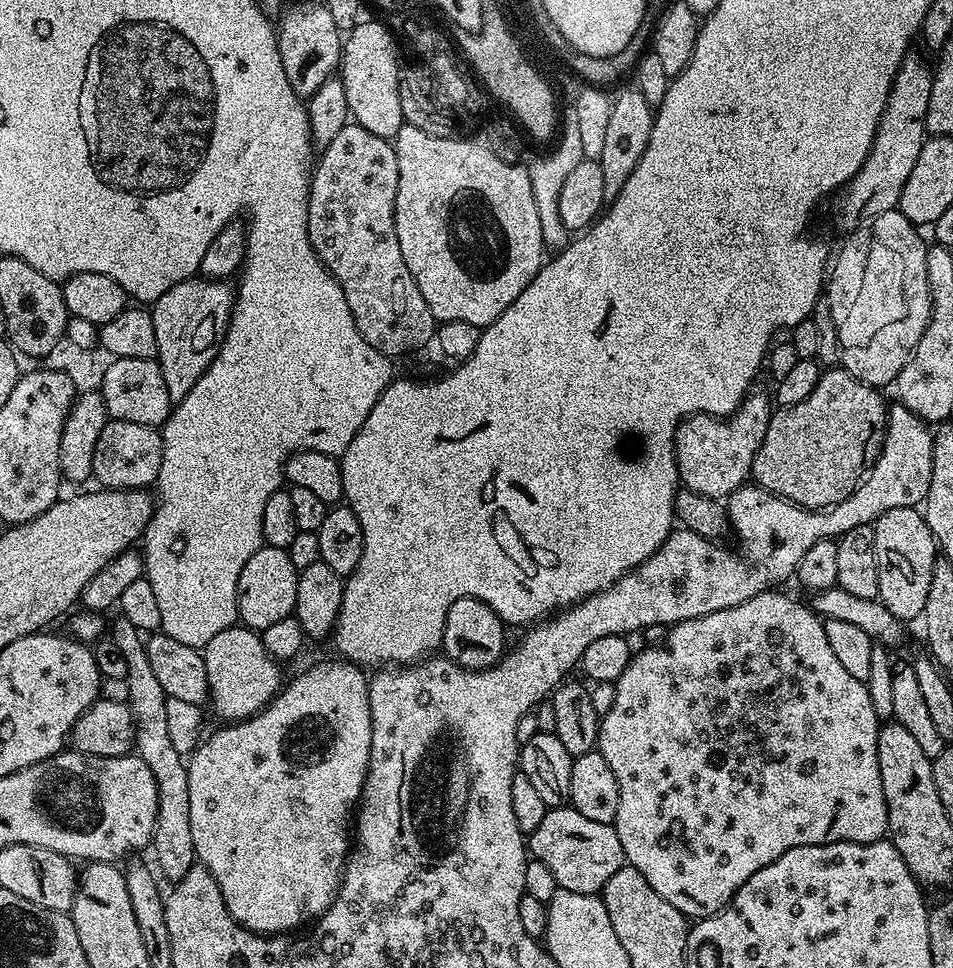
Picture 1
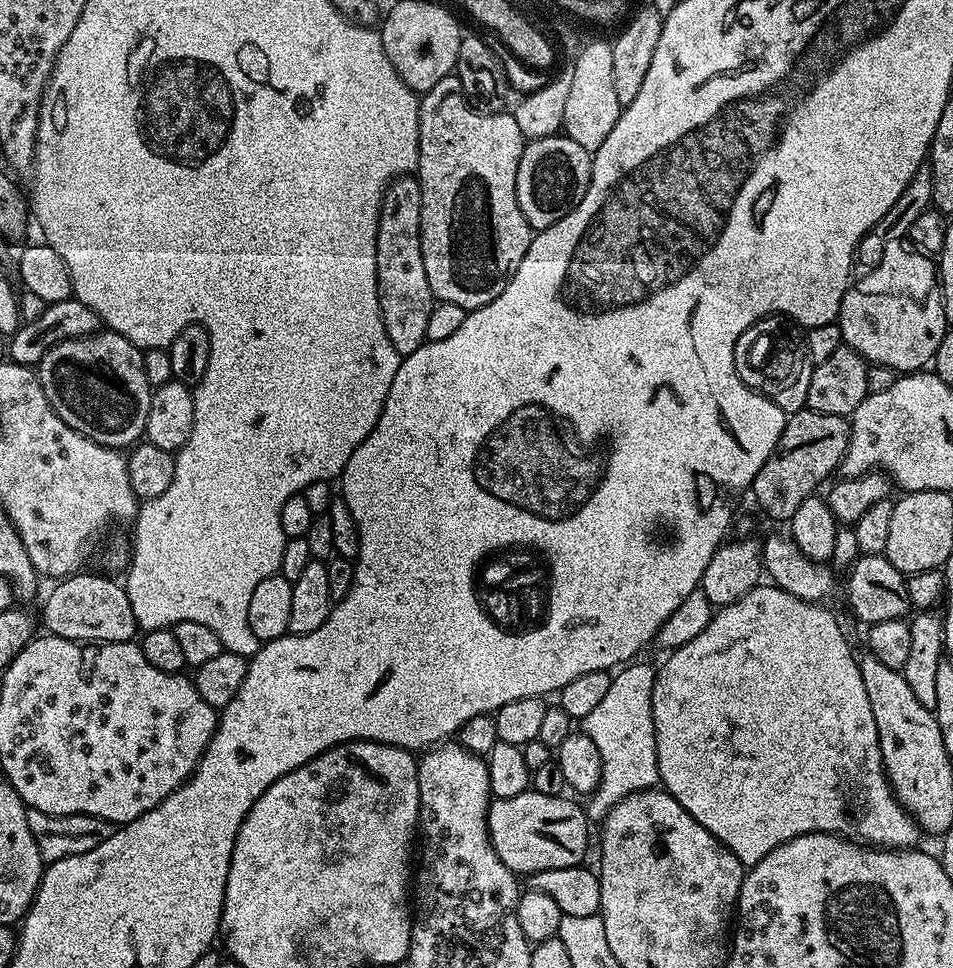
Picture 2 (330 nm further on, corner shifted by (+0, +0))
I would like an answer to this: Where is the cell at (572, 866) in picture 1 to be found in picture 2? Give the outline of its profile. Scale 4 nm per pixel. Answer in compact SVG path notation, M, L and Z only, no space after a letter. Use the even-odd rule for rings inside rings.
M529 790L514 798L493 799L489 804L490 842L509 870L531 874L542 870L578 868L585 863L590 821L585 809L566 797L564 794L551 796Z

